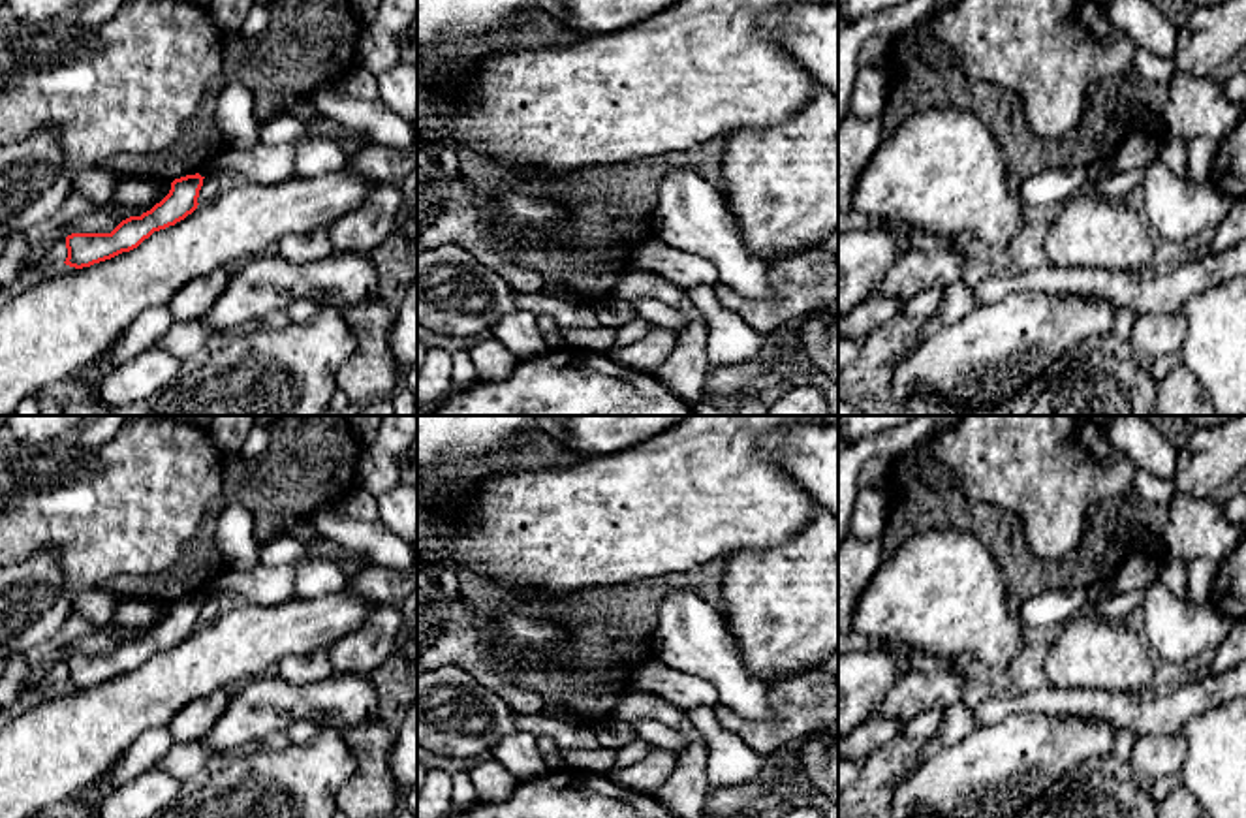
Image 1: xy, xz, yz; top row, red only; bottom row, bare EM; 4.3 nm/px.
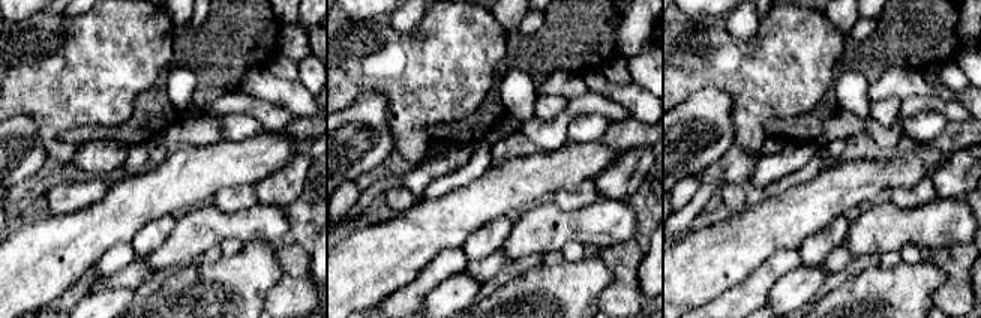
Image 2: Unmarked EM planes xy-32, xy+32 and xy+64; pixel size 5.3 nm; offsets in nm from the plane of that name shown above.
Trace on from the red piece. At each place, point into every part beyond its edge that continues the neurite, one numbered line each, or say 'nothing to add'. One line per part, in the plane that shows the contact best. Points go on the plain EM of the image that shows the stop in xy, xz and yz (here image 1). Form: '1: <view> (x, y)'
nothing to add

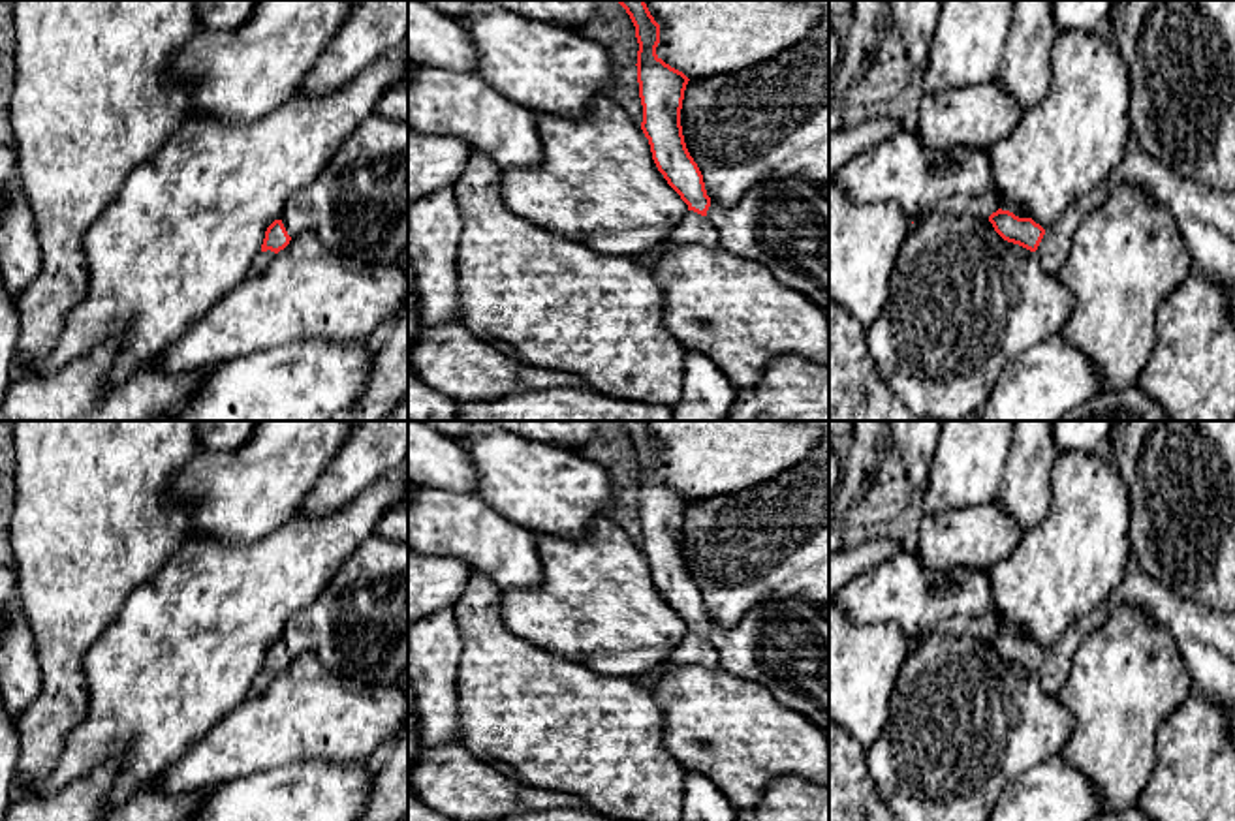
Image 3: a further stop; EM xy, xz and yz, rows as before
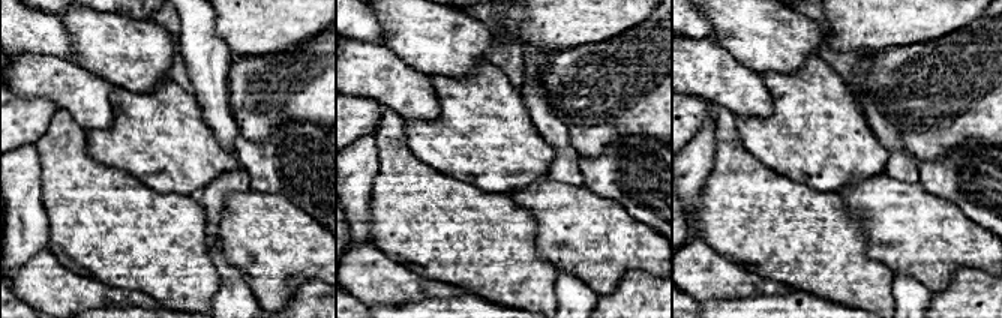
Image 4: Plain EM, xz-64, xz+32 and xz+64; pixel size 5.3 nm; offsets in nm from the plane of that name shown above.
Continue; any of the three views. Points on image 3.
1: yz (1205, 637)

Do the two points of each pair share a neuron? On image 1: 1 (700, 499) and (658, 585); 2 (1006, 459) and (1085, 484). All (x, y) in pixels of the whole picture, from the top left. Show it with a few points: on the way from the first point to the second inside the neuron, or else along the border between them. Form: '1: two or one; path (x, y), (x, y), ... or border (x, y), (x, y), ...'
1: two; border (705, 565), (619, 585)
2: one; path (1025, 459), (1038, 459), (1047, 467), (1066, 467)

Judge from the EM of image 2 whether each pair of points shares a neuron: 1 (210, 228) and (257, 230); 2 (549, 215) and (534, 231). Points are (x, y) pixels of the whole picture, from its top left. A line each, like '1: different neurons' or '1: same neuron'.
1: same neuron
2: same neuron

